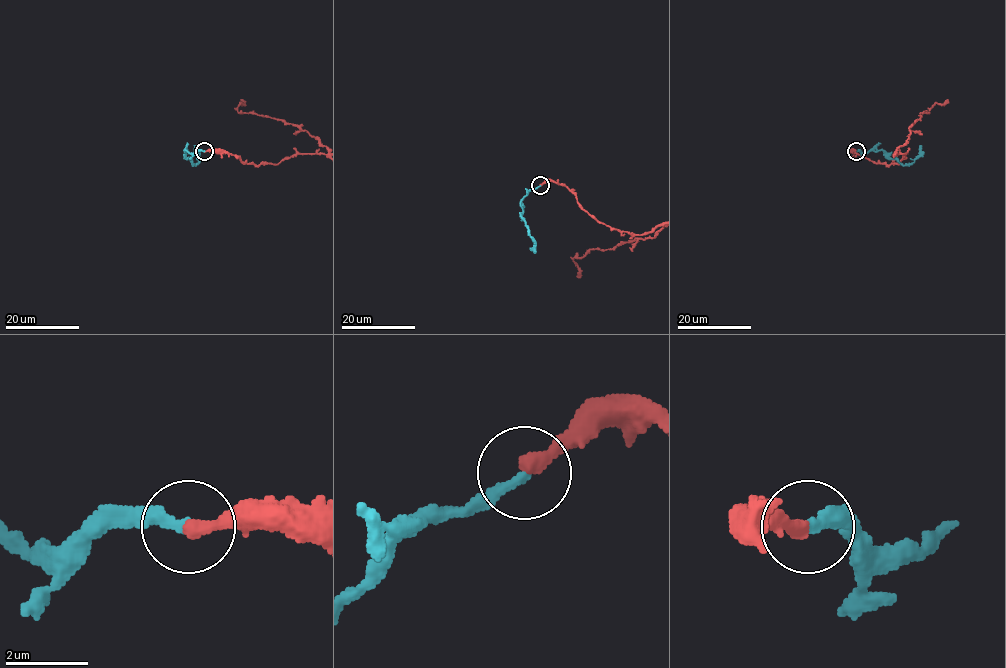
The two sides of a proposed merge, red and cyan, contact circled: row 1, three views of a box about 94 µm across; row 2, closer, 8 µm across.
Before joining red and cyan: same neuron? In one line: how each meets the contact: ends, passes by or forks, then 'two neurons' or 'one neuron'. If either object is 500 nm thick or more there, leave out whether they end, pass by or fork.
red ends | cyan ends | one neuron

